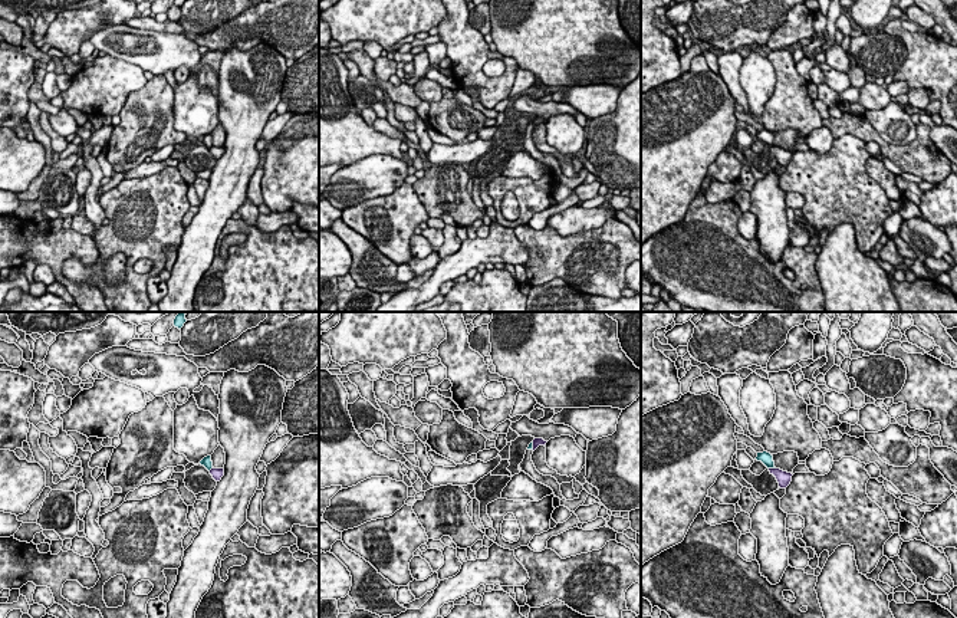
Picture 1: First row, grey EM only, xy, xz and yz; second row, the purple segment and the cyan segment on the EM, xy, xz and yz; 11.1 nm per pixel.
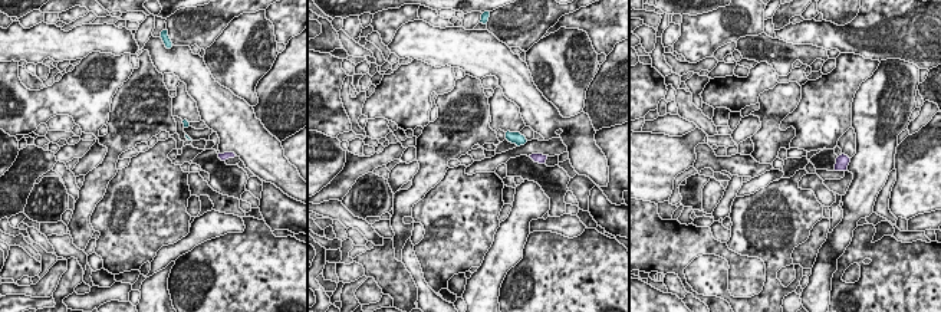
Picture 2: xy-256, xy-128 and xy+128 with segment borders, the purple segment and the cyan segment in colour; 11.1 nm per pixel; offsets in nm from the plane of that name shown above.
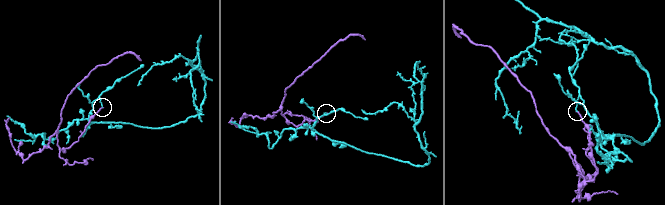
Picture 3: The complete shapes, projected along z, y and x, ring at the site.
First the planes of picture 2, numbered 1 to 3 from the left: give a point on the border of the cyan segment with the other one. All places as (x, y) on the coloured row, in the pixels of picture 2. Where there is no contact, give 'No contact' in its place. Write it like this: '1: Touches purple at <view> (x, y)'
1: No contact
2: No contact
3: No contact

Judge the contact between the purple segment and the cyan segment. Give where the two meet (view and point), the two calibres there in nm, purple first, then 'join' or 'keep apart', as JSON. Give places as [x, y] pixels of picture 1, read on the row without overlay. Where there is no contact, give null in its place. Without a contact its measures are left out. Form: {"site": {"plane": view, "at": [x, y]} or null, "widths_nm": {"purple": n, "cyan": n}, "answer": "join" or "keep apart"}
{"site": {"plane": "yz", "at": [772, 147]}, "widths_nm": {"purple": 160, "cyan": 140}, "answer": "keep apart"}

